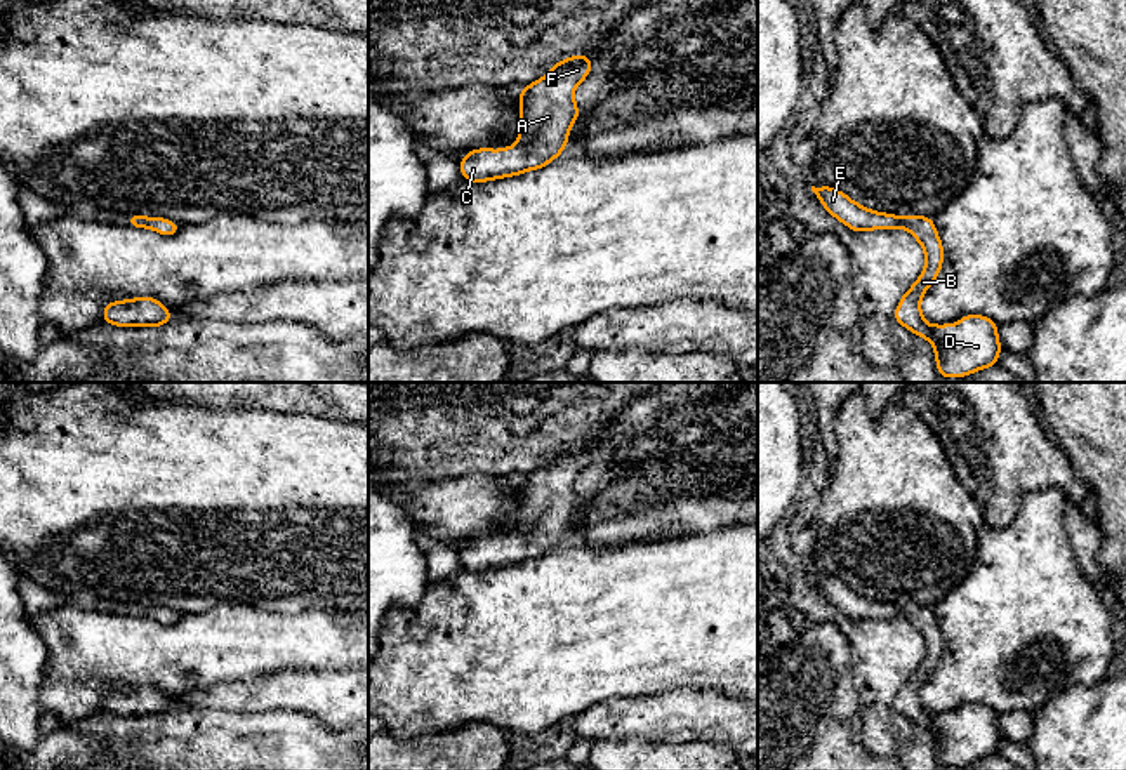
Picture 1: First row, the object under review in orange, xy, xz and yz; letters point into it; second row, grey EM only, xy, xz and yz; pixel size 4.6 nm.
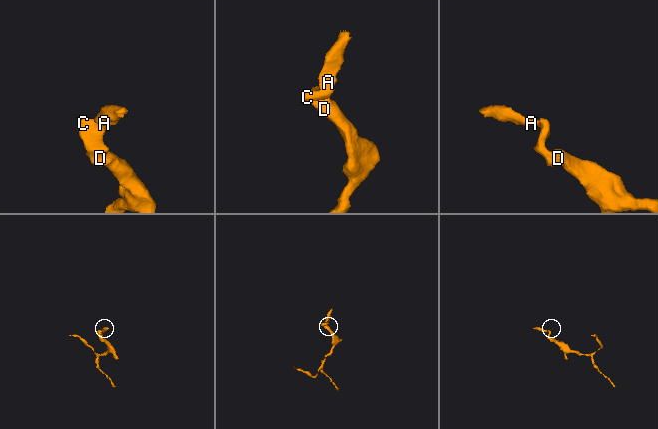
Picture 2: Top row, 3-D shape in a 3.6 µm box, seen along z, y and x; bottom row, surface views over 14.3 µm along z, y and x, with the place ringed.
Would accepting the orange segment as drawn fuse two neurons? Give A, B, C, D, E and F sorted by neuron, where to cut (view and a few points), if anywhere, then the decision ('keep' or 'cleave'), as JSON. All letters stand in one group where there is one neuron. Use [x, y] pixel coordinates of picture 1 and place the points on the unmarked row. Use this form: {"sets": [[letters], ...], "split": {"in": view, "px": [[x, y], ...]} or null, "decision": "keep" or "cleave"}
{"sets": [["A", "B", "C", "D", "E", "F"]], "split": null, "decision": "keep"}

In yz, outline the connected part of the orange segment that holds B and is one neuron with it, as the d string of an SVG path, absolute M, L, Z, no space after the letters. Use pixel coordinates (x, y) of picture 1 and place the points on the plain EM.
M811 575L825 600L851 621L904 617L921 633L926 654L916 673L904 683L893 702L895 711L912 723L928 728L935 737L940 767L963 767L980 758L997 754L1001 732L997 713L989 706L966 704L957 713L930 714L921 704L921 687L937 669L944 638L931 607L911 603L907 607L869 600L850 589L843 581Z

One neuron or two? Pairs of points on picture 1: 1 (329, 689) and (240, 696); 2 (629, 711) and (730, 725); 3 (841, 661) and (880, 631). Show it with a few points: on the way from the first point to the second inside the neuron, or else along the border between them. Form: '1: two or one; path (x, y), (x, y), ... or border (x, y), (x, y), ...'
1: one; path (306, 690), (263, 692)
2: one; path (654, 716), (706, 716)
3: two; border (847, 637), (852, 677)

